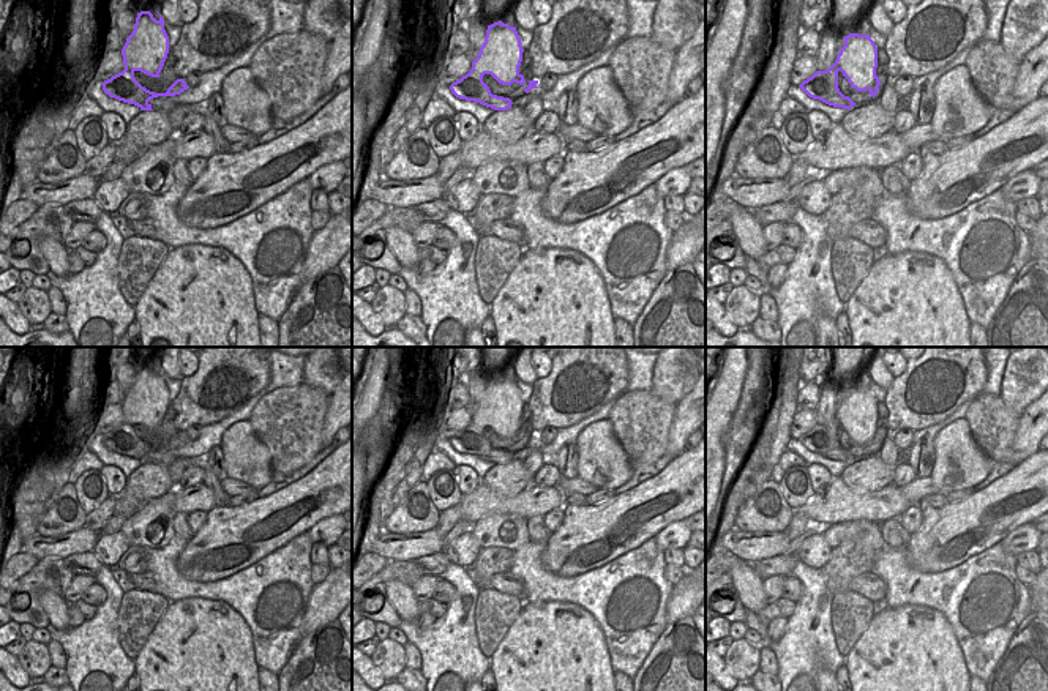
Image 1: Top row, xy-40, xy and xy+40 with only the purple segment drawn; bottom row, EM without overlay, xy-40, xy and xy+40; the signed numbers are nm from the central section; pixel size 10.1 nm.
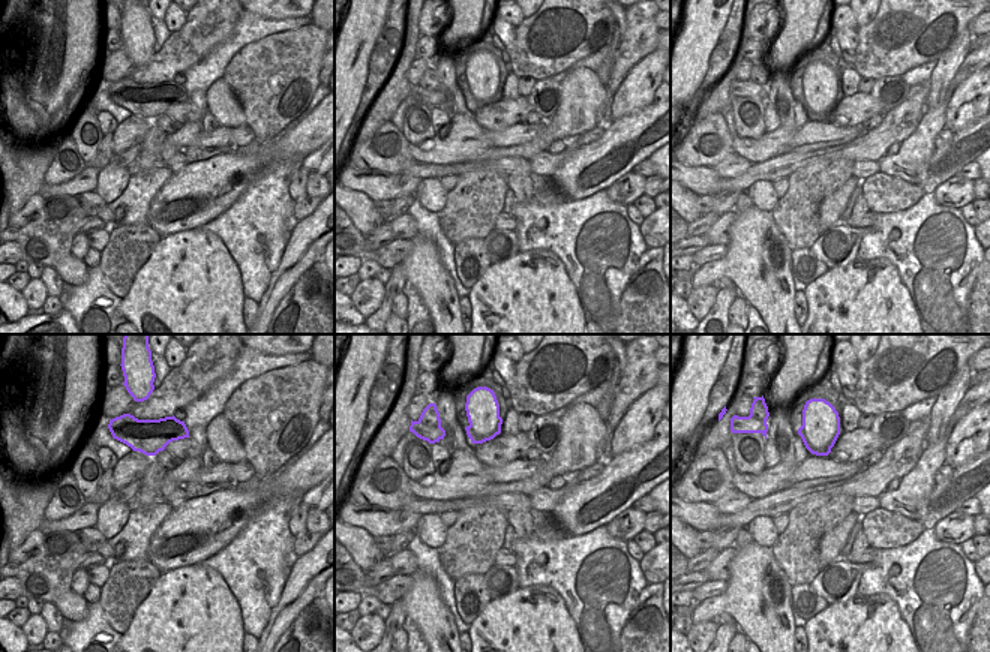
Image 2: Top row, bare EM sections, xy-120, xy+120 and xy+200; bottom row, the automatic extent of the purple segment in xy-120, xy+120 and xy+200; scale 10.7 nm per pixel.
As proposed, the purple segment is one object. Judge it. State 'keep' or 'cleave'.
cleave

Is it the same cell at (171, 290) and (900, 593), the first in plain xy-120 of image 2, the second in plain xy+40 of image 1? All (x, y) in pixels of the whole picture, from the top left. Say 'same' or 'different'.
different

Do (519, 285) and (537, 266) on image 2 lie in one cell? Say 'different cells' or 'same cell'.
same cell

